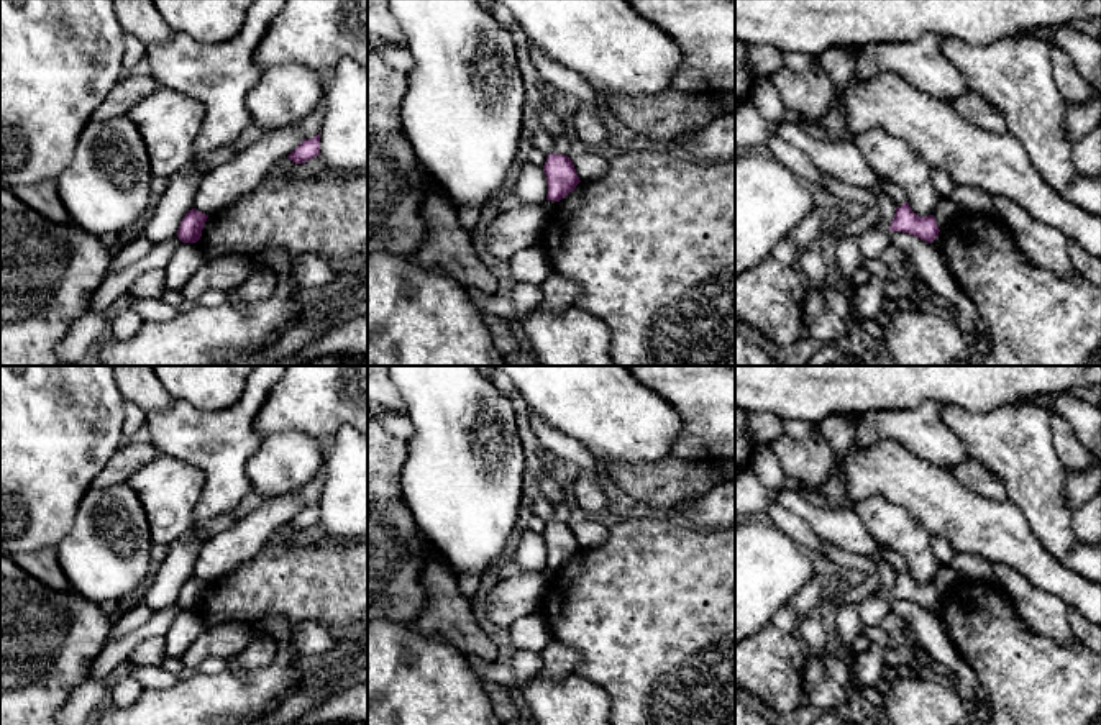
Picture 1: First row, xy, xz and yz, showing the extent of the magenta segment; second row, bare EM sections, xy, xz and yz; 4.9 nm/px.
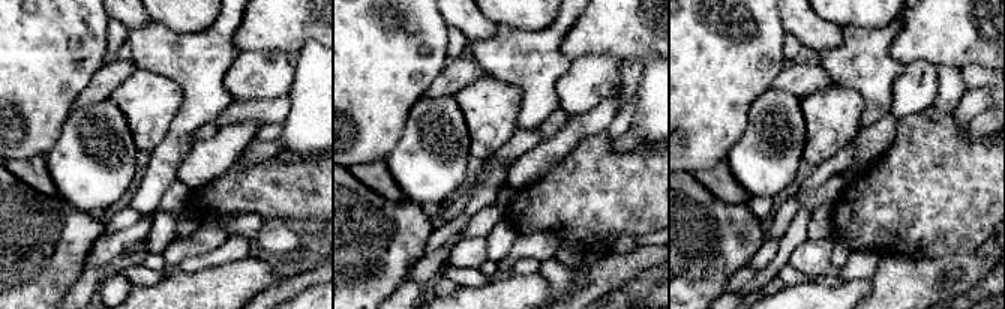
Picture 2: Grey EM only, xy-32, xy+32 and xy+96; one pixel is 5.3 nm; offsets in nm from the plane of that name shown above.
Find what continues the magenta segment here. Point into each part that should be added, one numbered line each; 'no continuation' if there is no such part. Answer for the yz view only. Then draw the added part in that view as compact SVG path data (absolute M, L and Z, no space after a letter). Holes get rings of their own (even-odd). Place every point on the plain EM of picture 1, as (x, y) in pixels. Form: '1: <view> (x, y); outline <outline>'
no continuation

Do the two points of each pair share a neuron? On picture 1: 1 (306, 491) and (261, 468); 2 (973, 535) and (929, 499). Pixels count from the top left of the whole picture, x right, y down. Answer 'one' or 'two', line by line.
1: two
2: one

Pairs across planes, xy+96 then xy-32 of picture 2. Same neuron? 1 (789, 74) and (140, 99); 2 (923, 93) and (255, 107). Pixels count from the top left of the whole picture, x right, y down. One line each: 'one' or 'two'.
1: two
2: two

